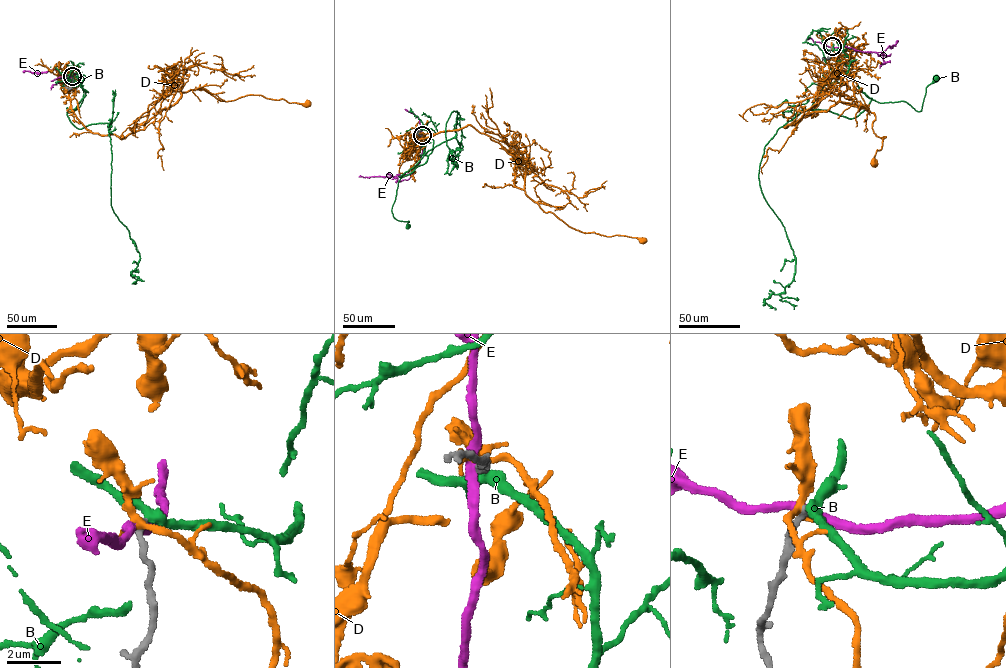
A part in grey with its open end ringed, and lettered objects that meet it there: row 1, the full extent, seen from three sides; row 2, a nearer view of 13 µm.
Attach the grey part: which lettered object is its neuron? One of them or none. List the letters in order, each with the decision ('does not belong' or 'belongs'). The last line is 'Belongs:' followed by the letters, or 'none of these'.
B: does not belong
D: does not belong
E: does not belong
Belongs: none of these

